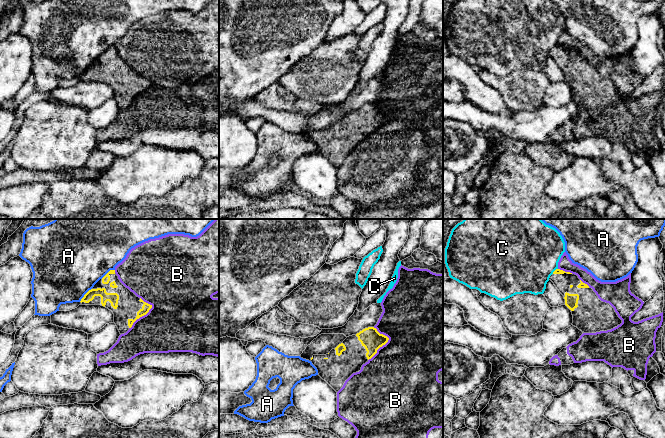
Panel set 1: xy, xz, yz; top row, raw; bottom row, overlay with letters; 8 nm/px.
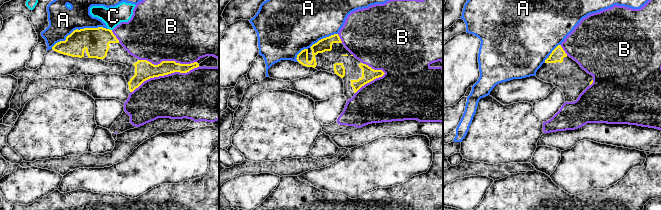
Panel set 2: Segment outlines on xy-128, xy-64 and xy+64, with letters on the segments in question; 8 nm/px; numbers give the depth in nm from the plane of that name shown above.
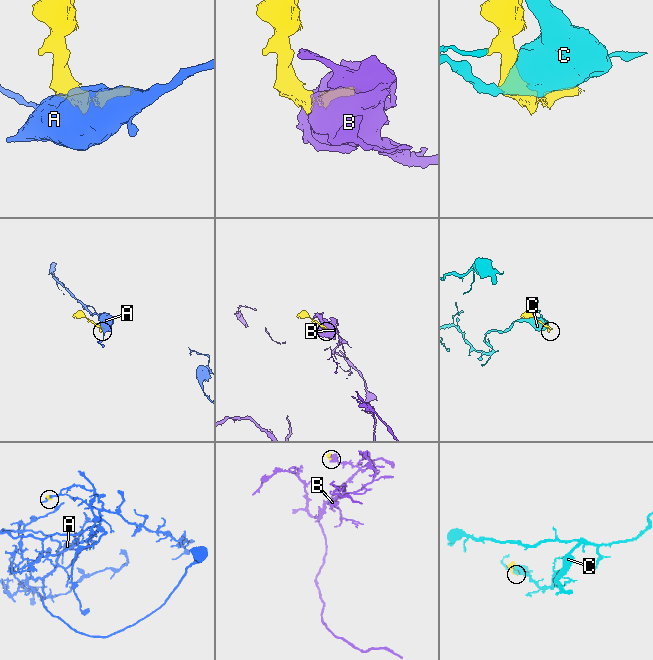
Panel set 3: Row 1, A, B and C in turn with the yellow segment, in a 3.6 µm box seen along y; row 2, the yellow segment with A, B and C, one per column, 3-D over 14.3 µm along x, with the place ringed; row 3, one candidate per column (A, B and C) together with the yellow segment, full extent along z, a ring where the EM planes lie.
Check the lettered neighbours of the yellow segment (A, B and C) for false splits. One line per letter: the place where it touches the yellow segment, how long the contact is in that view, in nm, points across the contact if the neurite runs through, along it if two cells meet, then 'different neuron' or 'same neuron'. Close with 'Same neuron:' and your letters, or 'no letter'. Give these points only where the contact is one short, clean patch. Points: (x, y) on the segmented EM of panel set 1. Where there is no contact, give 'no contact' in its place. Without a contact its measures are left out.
A: meets yellow in xy at (84, 295); contact 150 nm long; different neuron
B: meets yellow in xz at (385, 343); contact 280 nm long; different neuron
C: meets yellow in yz at (554, 271); contact 60 nm long; different neuron
Same neuron: no letter

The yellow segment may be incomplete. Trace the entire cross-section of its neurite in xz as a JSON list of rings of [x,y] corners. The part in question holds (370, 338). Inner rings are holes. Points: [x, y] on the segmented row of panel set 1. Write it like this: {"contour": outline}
{"contour": [[[368,327],[347,337],[335,349],[326,355],[313,355],[312,364],[317,368],[319,376],[336,392],[345,381],[361,370],[377,350],[388,342],[389,338],[380,334],[376,328]]]}

